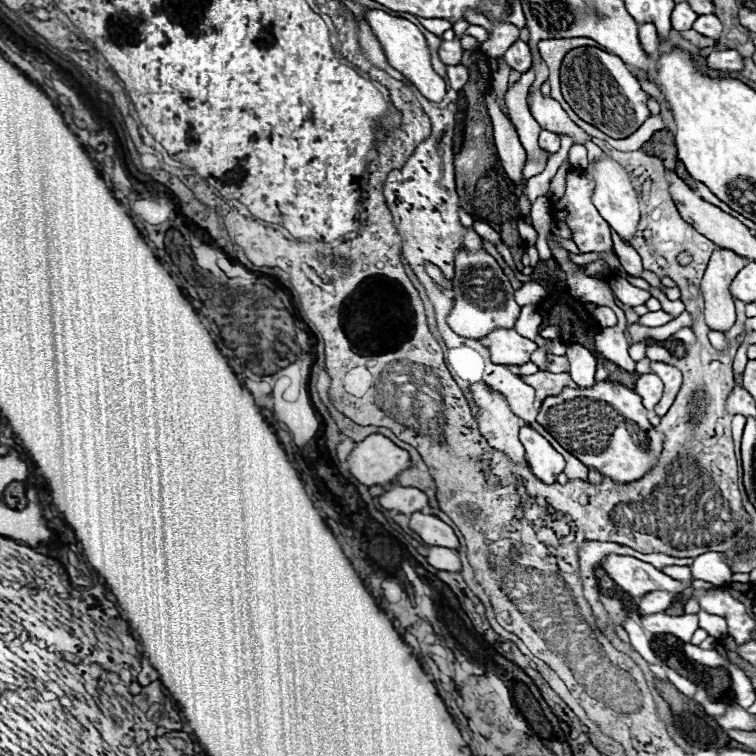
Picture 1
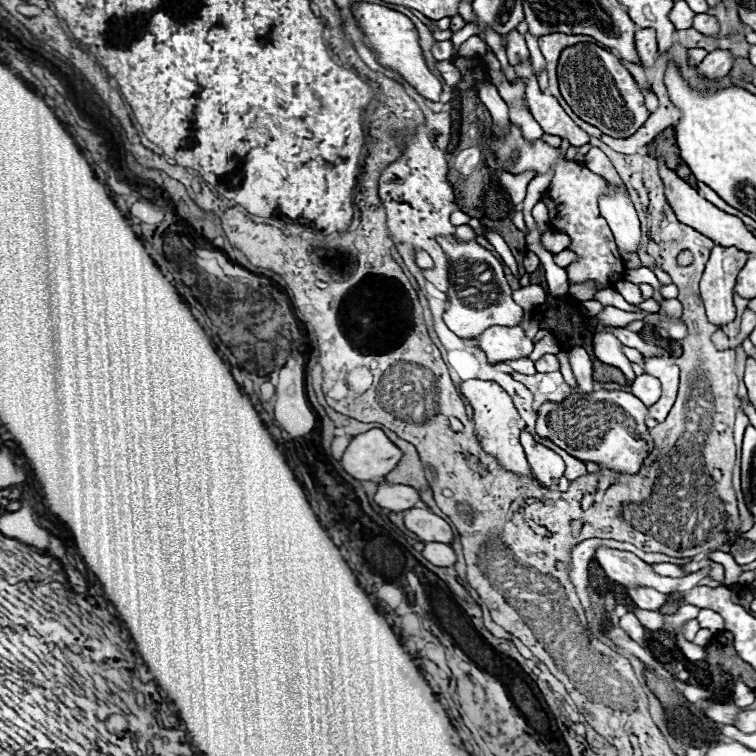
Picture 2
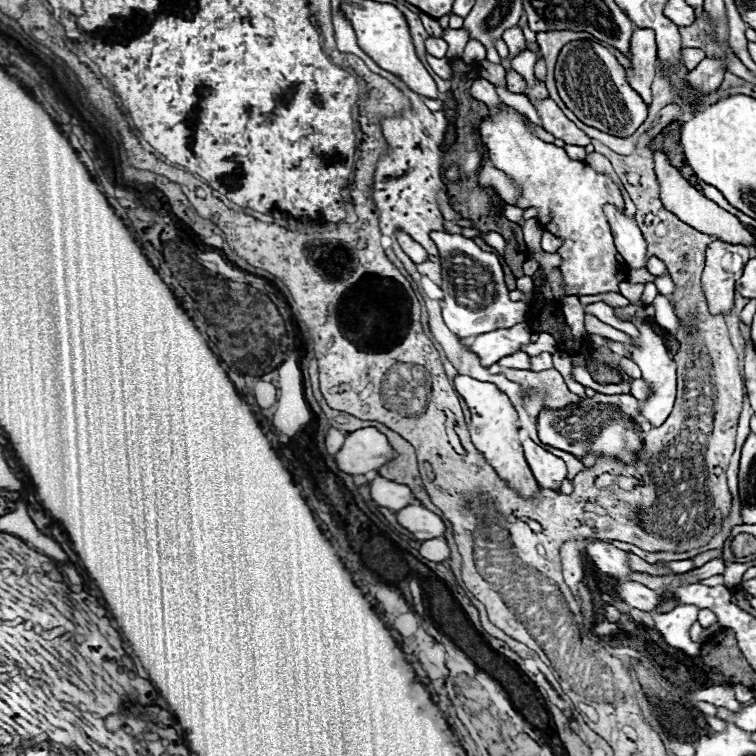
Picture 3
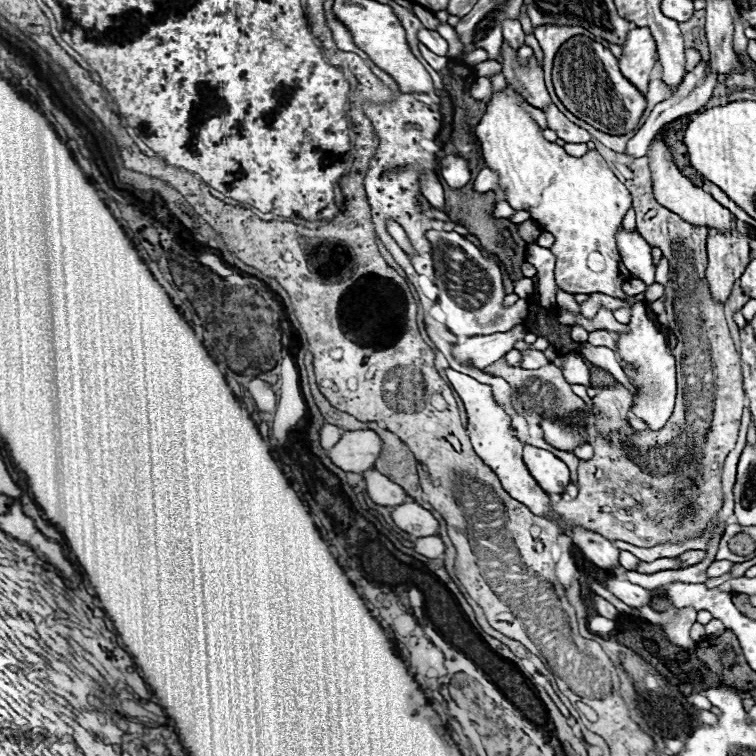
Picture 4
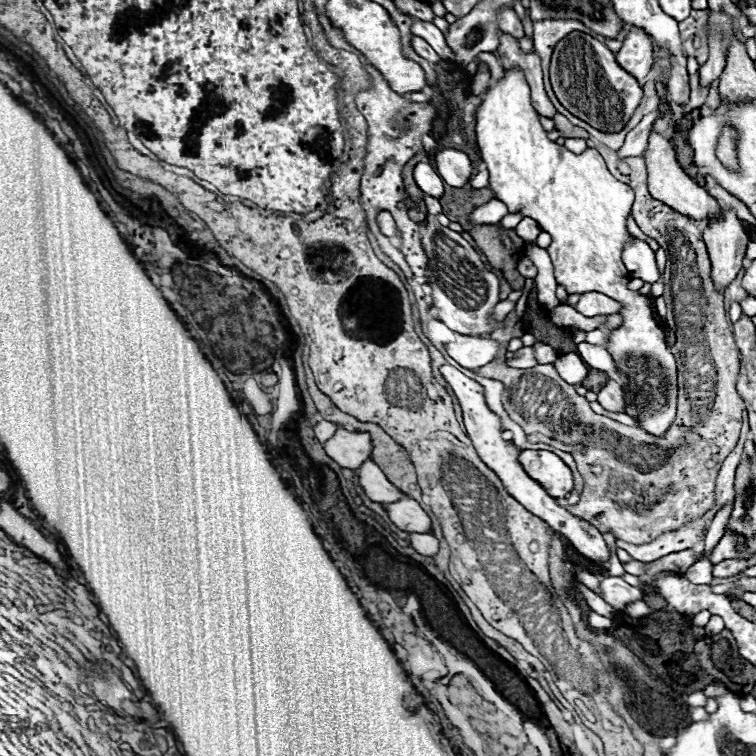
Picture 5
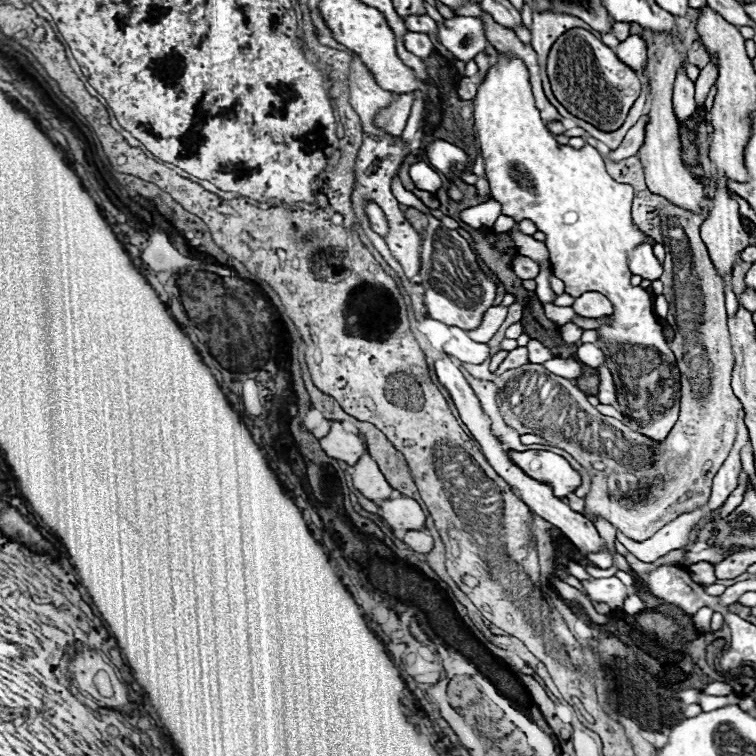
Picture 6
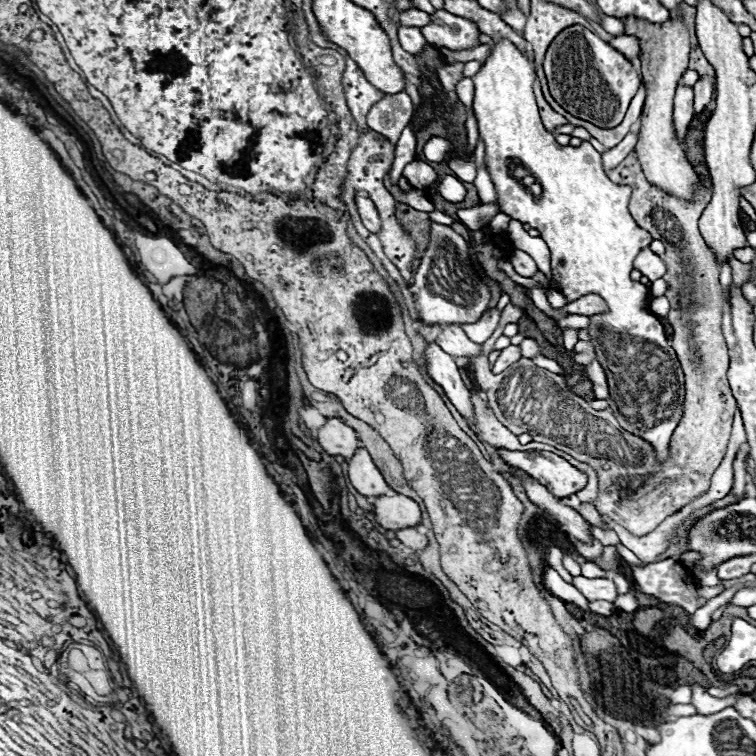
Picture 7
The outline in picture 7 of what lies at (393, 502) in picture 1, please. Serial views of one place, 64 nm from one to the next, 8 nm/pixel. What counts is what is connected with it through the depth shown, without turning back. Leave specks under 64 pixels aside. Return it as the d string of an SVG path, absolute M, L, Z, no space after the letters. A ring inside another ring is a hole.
M358 446L354 456L348 460L348 478L364 496L380 496L380 492L390 490L364 446Z

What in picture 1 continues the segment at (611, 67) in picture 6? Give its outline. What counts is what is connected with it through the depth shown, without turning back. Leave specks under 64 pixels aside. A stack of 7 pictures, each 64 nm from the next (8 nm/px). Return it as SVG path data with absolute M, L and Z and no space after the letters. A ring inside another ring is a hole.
M580 46L570 50L560 66L560 82L562 94L570 108L584 122L600 128L612 138L628 138L650 116L650 110L646 108L650 96L640 88L634 74L618 56L612 56L600 48Z

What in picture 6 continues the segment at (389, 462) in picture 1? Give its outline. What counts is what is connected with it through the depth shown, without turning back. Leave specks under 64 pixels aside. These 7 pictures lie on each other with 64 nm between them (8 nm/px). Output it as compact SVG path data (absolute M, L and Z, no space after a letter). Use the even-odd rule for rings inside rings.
M332 422L330 432L320 438L324 452L330 458L344 460L346 464L356 464L356 460L366 452L366 442L360 434L346 432L340 422Z

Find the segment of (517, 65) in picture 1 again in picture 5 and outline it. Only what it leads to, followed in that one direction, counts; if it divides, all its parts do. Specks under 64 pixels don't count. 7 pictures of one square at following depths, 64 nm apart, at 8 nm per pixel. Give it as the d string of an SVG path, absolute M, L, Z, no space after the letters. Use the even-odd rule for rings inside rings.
M502 6L496 16L498 16L498 28L500 28L502 32L508 32L508 34L512 34L512 36L516 36L516 38L522 38L522 36L524 36L522 20L520 20L520 26L518 26L518 14L516 14L512 8Z

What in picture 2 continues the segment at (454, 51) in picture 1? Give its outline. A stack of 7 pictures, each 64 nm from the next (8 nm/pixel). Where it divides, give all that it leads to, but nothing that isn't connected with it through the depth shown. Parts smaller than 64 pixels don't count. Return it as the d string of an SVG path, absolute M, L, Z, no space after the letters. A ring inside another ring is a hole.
M448 40L434 42L434 44L432 44L432 54L434 54L436 60L452 60L452 58L454 58L452 42L448 42Z

